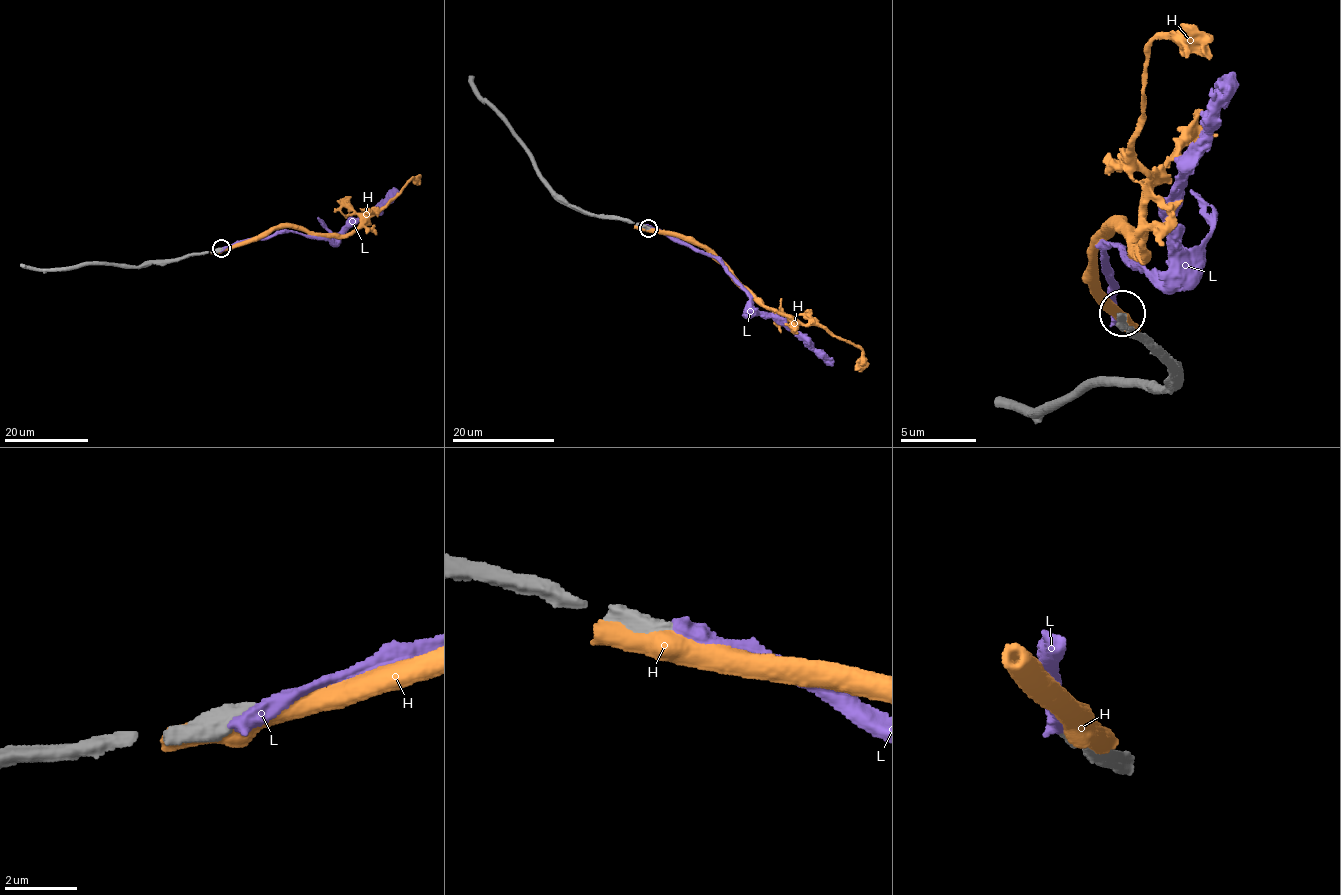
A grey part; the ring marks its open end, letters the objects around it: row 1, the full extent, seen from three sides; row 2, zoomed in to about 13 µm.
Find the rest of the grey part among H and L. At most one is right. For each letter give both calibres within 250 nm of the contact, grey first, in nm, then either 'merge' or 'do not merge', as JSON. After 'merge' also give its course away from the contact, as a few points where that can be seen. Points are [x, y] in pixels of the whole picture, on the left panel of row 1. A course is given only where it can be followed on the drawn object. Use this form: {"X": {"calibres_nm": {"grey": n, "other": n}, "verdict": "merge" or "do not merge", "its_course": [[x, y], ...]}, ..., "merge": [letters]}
{"H": {"calibres_nm": {"grey": 700, "other": 650}, "verdict": "do not merge"}, "L": {"calibres_nm": {"grey": 550, "other": 460}, "verdict": "do not merge"}, "merge": []}

